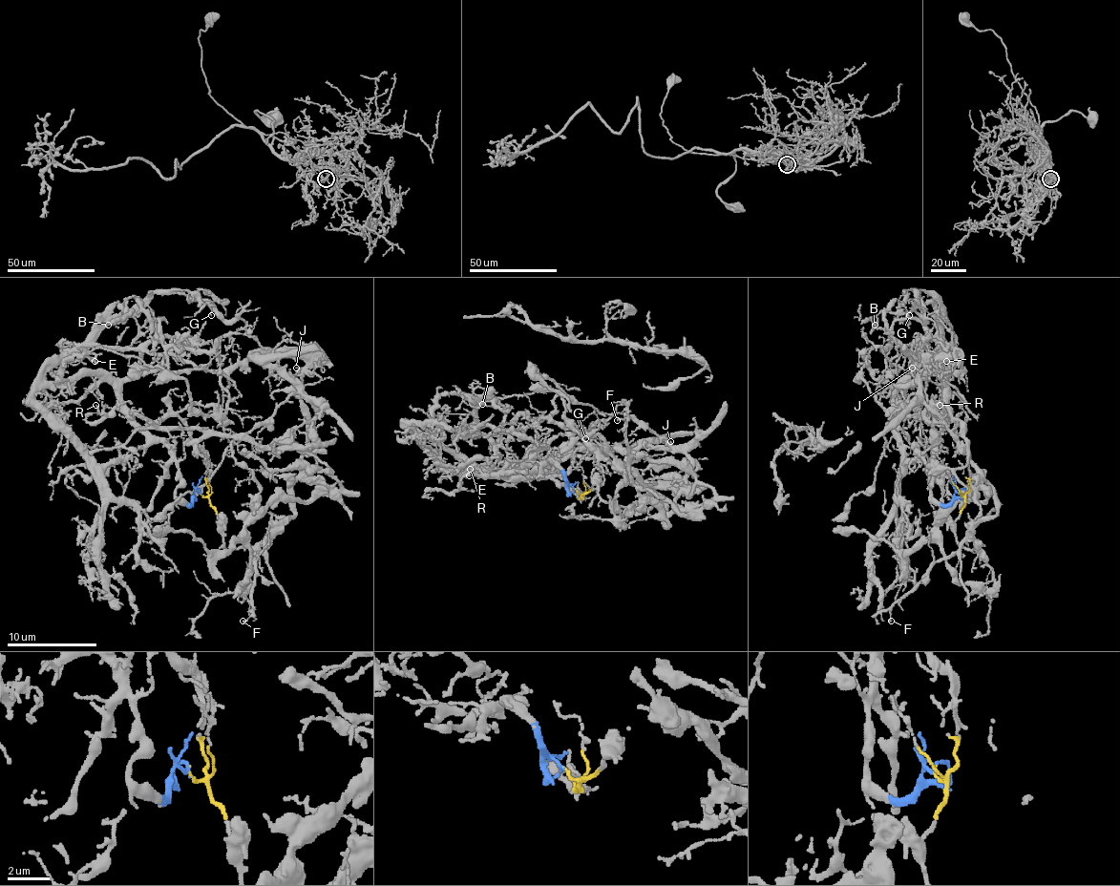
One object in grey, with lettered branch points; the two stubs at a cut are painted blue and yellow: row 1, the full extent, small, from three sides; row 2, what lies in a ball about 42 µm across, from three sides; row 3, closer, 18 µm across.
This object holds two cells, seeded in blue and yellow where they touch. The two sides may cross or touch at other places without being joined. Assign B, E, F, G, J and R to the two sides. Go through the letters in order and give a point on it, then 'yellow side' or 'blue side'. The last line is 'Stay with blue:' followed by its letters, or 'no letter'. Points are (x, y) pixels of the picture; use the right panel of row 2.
B: place (875, 325); blue side
E: place (946, 361); blue side
F: place (891, 621); yellow side
G: place (909, 315); blue side
J: place (912, 368); yellow side
R: place (940, 405); blue side
Stay with blue: B, E, G, R

